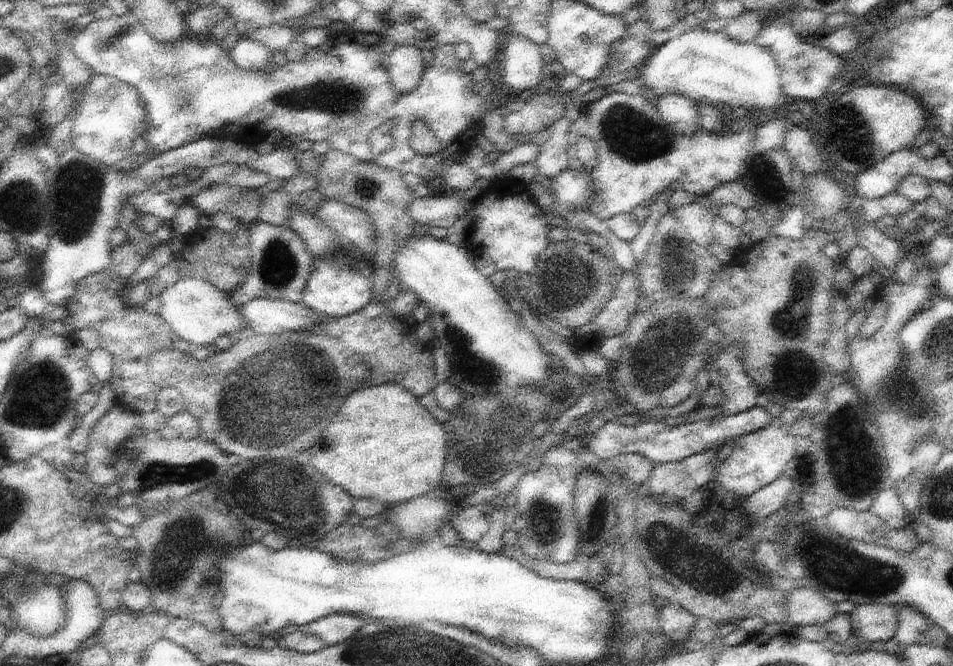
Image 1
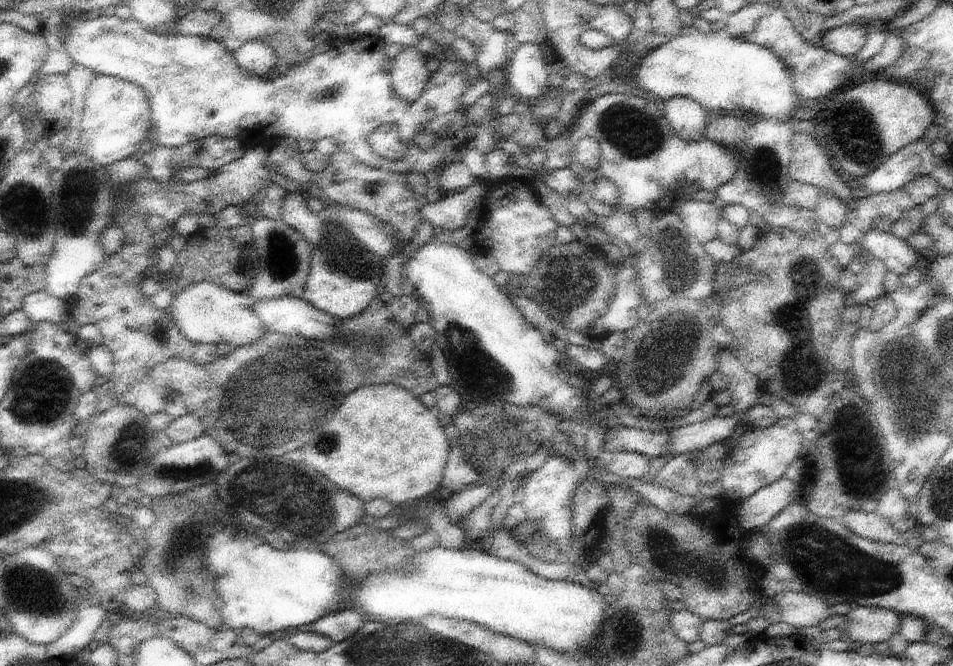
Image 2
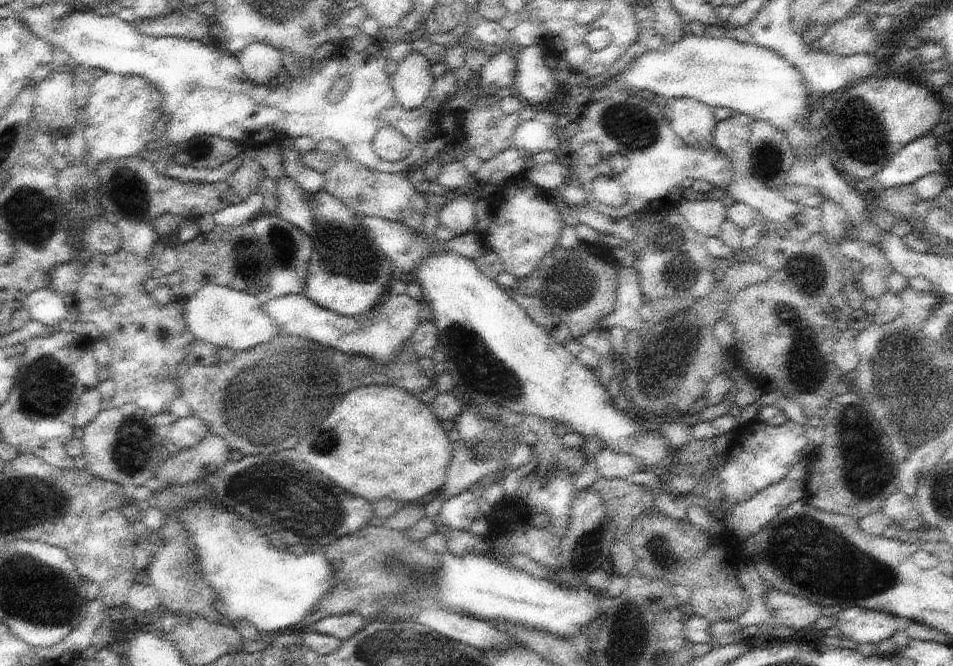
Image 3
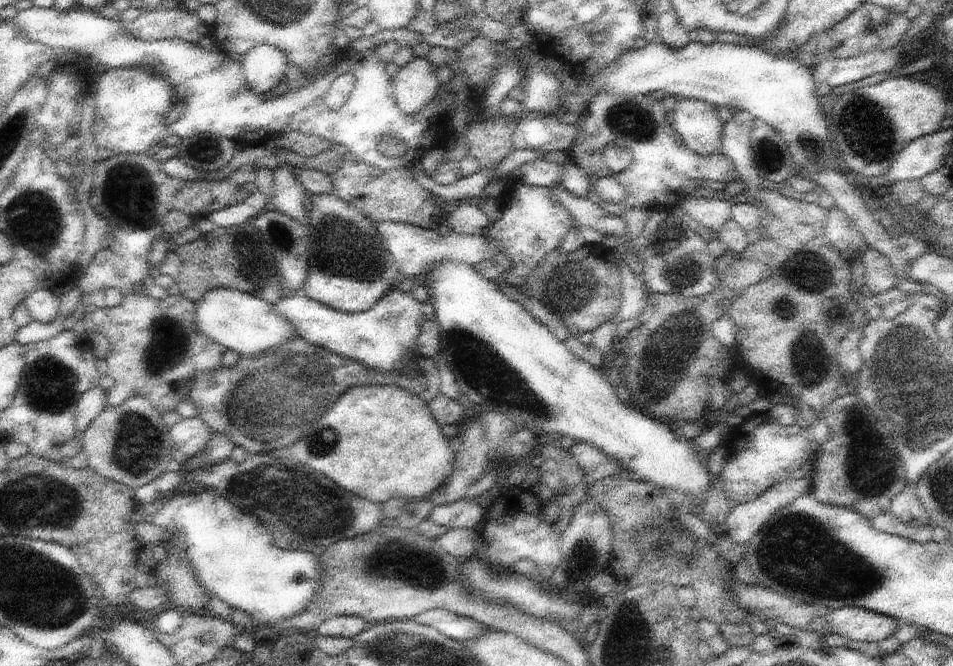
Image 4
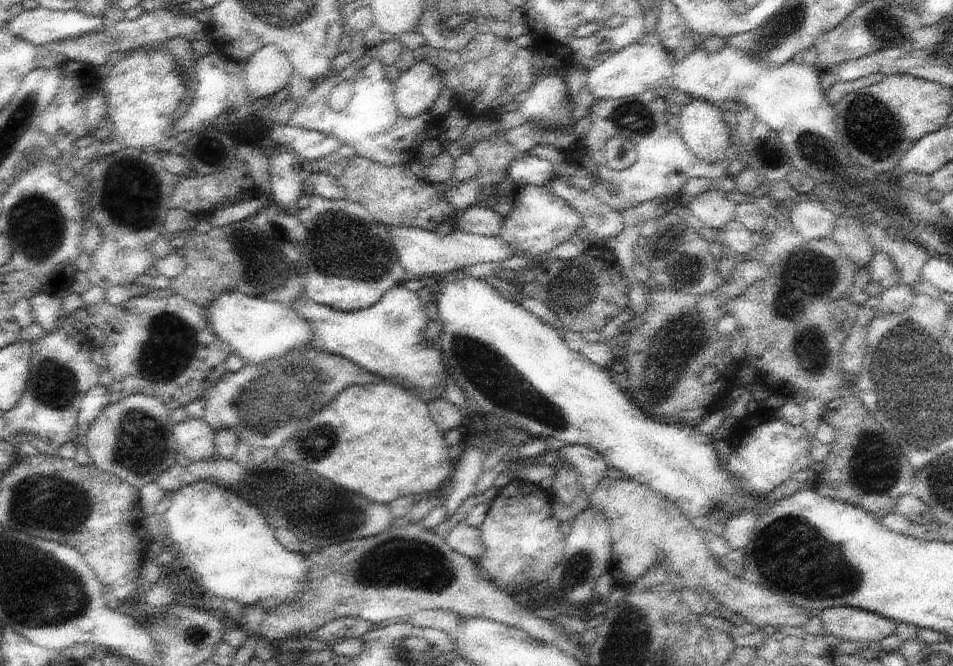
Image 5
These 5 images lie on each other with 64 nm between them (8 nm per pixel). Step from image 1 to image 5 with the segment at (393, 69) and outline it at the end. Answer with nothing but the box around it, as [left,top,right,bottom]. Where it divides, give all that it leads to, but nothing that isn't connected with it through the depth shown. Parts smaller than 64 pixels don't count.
[394,61,444,119]

